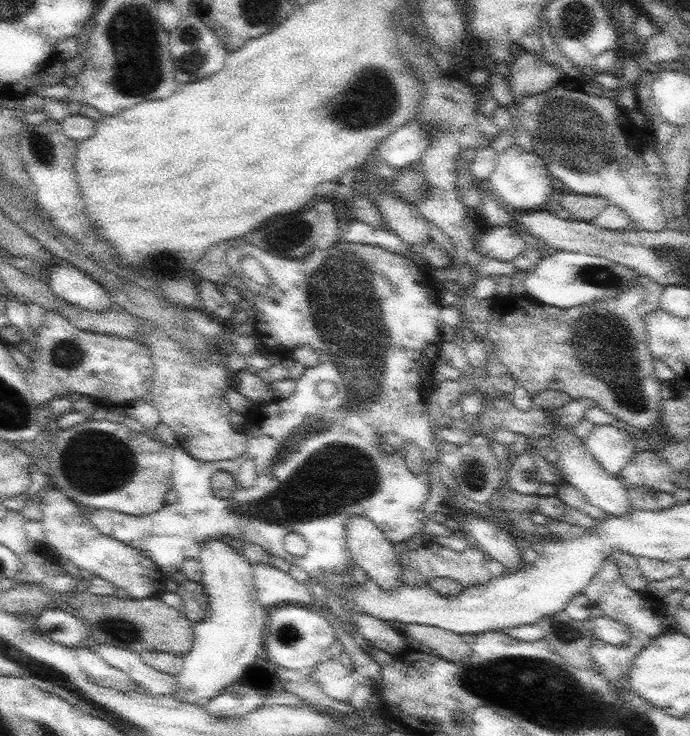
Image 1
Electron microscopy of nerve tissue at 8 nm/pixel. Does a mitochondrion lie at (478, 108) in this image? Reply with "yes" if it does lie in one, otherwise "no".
no

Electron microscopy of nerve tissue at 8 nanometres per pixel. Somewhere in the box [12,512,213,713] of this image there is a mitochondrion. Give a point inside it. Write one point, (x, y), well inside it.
(120, 630)

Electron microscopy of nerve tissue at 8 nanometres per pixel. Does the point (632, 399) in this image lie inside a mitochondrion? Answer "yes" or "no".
yes

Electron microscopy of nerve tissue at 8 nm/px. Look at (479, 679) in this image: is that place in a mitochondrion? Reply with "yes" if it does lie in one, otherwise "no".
yes

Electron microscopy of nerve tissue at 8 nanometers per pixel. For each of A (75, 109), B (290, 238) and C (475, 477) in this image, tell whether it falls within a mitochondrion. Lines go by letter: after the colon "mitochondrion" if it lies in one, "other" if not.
A: other
B: mitochondrion
C: mitochondrion

